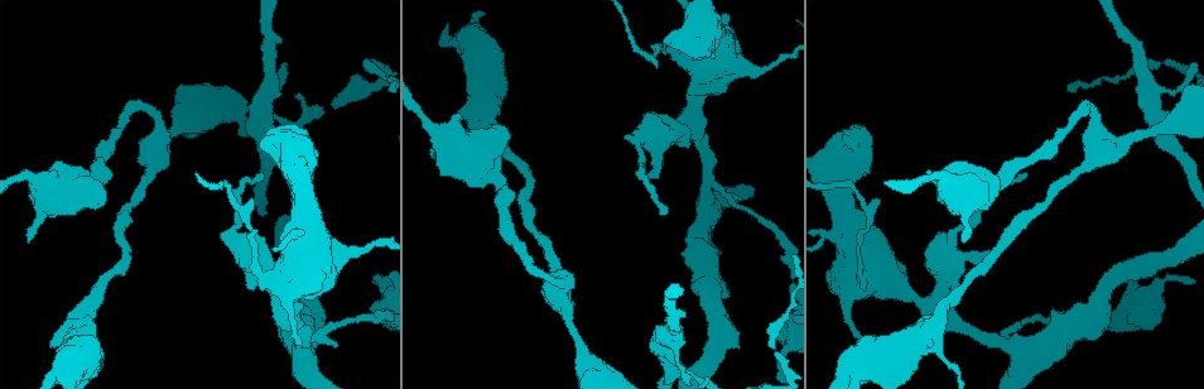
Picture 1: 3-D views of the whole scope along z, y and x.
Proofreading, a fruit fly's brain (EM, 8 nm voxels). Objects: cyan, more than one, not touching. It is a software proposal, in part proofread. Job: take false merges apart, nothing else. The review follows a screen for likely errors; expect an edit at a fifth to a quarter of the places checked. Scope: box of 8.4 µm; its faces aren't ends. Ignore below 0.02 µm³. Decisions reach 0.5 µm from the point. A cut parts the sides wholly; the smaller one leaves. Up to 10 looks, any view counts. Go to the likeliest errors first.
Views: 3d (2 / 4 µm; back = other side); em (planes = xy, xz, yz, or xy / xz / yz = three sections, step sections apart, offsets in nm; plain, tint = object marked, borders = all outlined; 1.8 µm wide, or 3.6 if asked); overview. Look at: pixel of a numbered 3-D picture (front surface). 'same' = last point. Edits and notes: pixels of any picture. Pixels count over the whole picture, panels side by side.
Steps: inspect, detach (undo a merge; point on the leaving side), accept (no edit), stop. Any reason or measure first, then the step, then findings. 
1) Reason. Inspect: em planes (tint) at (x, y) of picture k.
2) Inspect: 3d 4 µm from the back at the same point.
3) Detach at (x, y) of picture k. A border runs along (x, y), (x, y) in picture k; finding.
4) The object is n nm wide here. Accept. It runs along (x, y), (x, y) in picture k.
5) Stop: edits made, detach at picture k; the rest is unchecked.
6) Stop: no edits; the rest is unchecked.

Thin neck. Inspect: 3d 4 µm at (993, 338) of picture 1.

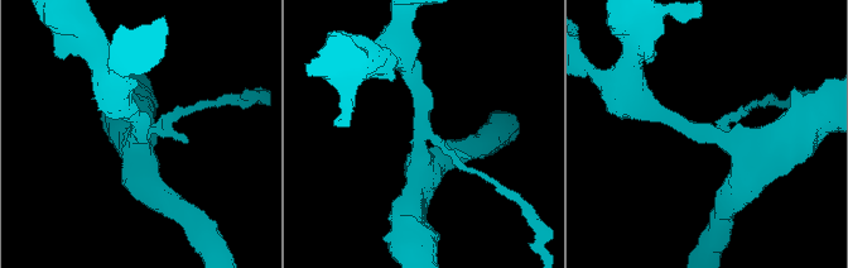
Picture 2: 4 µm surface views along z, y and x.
Now the EM. Inspect: em yz step 16 (tint) at (135, 128) of picture 2.

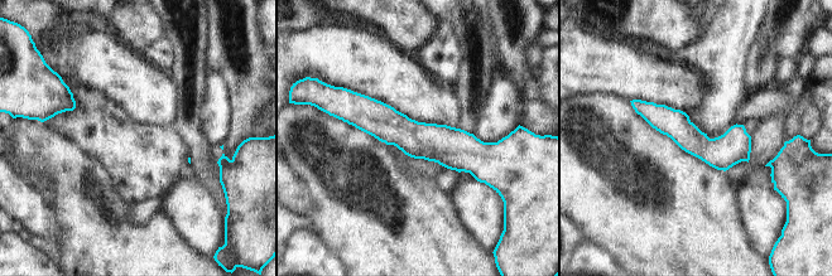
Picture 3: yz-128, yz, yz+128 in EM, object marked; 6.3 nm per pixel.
Cut it another way. Inspect: em planes (tint) at the same point.

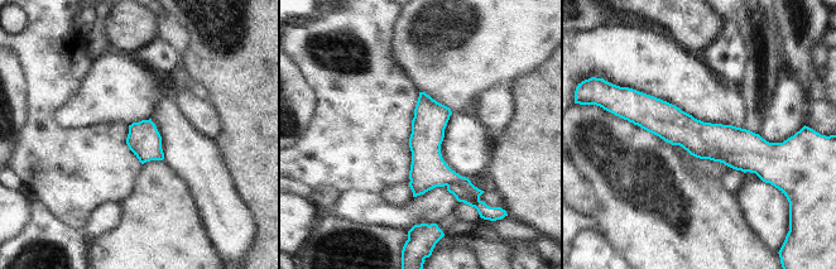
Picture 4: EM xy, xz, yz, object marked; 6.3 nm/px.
Detach at (461, 195) of picture 4. A border runs along (446, 185), (461, 185), (476, 205) in picture 4; two neurons meet here.

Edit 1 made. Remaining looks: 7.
Redraw. Inspect: overview.

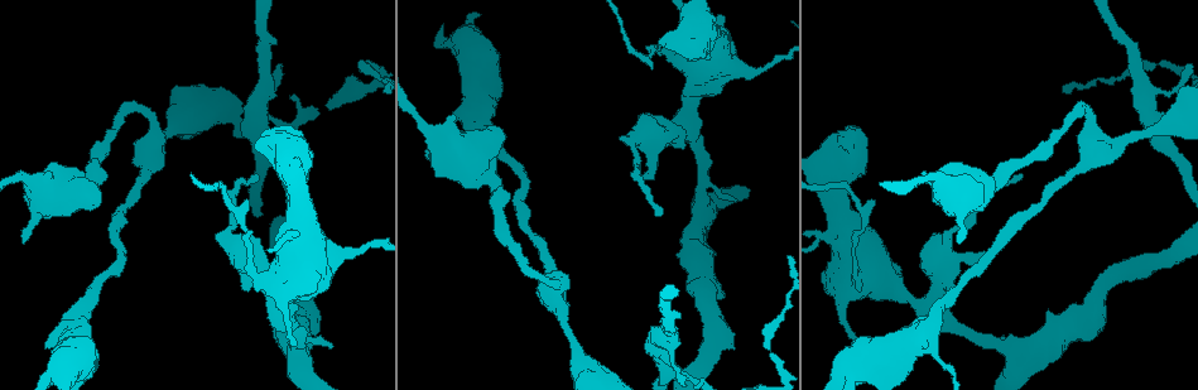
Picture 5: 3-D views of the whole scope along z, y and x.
Sharp bend. Inspect: 3d 2 µm from the back at (134, 103) of picture 5.

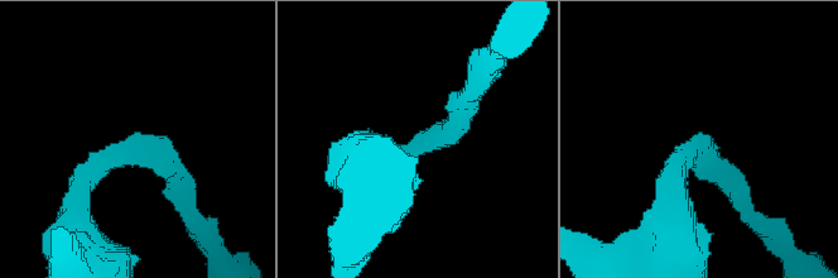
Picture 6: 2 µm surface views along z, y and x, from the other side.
The arms are 180, 280 nm wide. Inspect: em xy step 8 (tint) at (416, 149) of picture 6.

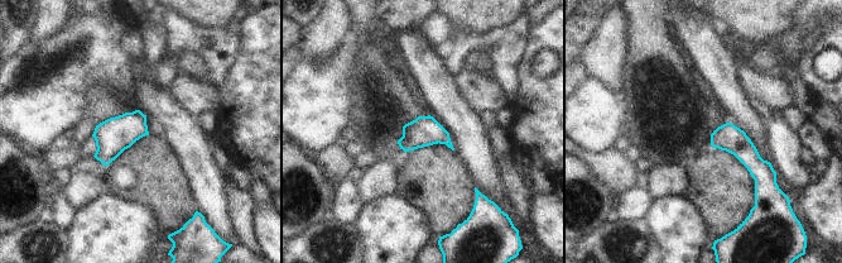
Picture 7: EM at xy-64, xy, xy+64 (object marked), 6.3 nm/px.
Another direction. Inspect: em planes (tint) at the same point.

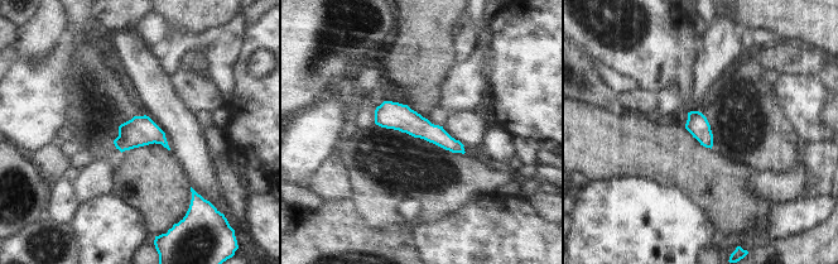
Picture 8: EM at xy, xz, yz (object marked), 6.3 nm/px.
Accept. Continuous, no second neuron.

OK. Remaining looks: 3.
Inspect: 3d 2 µm at (254, 125) of picture 5.

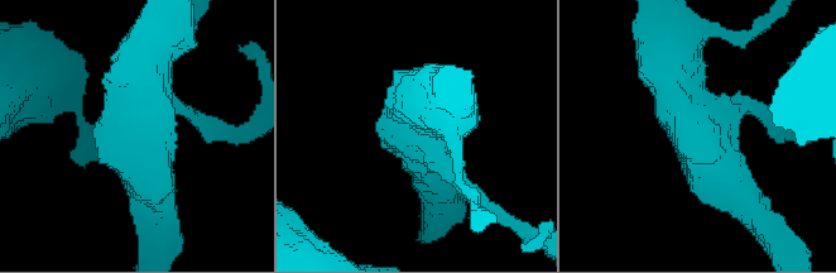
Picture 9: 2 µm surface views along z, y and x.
Inspect: em planes (tint) at (422, 129) of picture 9.

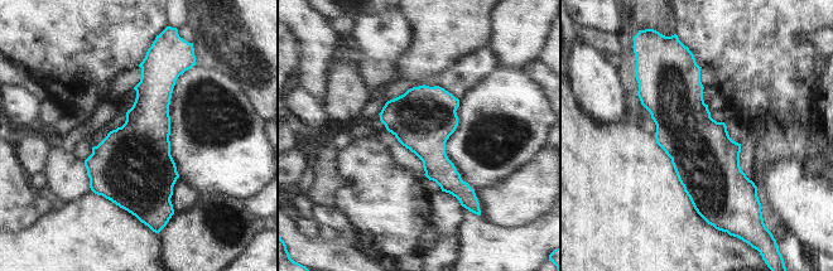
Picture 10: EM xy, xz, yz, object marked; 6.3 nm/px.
Accept. All the same neuron.

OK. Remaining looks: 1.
Abrupt turn. Inspect: em planes (tint) at (771, 352) of picture 5.

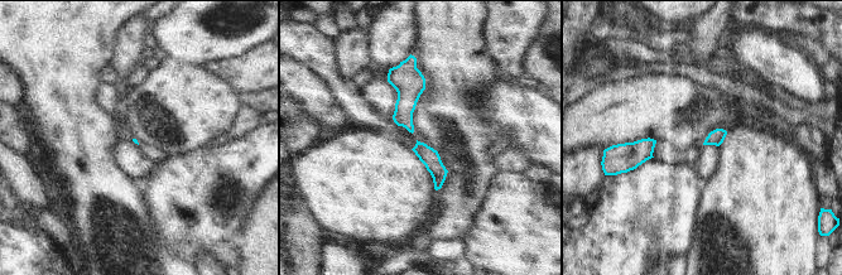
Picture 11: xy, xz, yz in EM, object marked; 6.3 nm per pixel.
Accept. Continuous, no second neuron.

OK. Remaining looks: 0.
Stop: edits made, detach at picture 4; the rest is unchecked.

